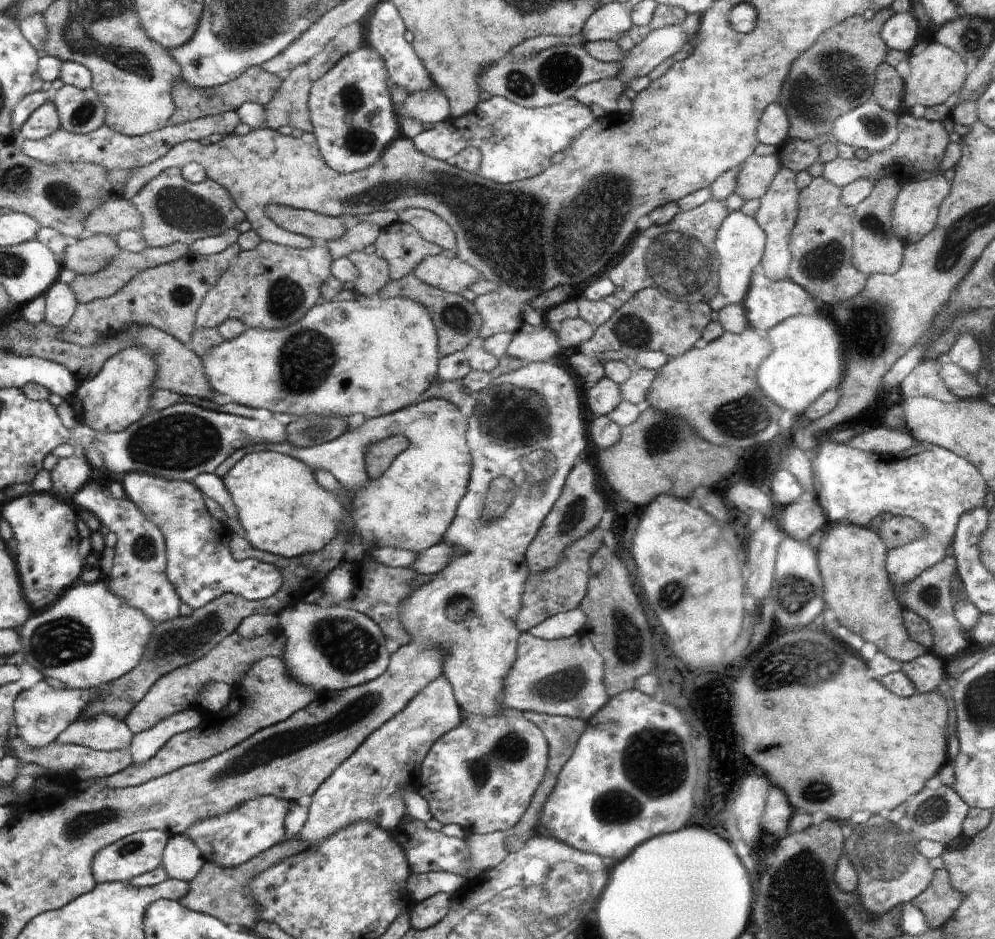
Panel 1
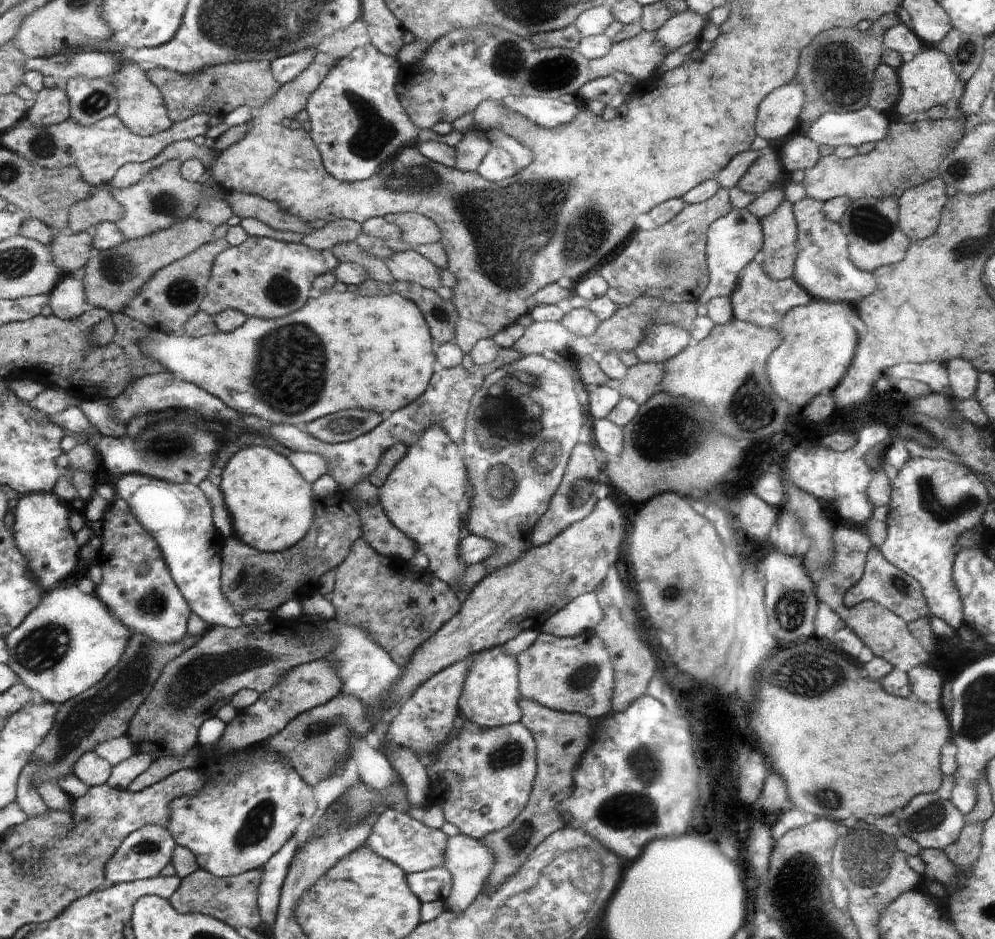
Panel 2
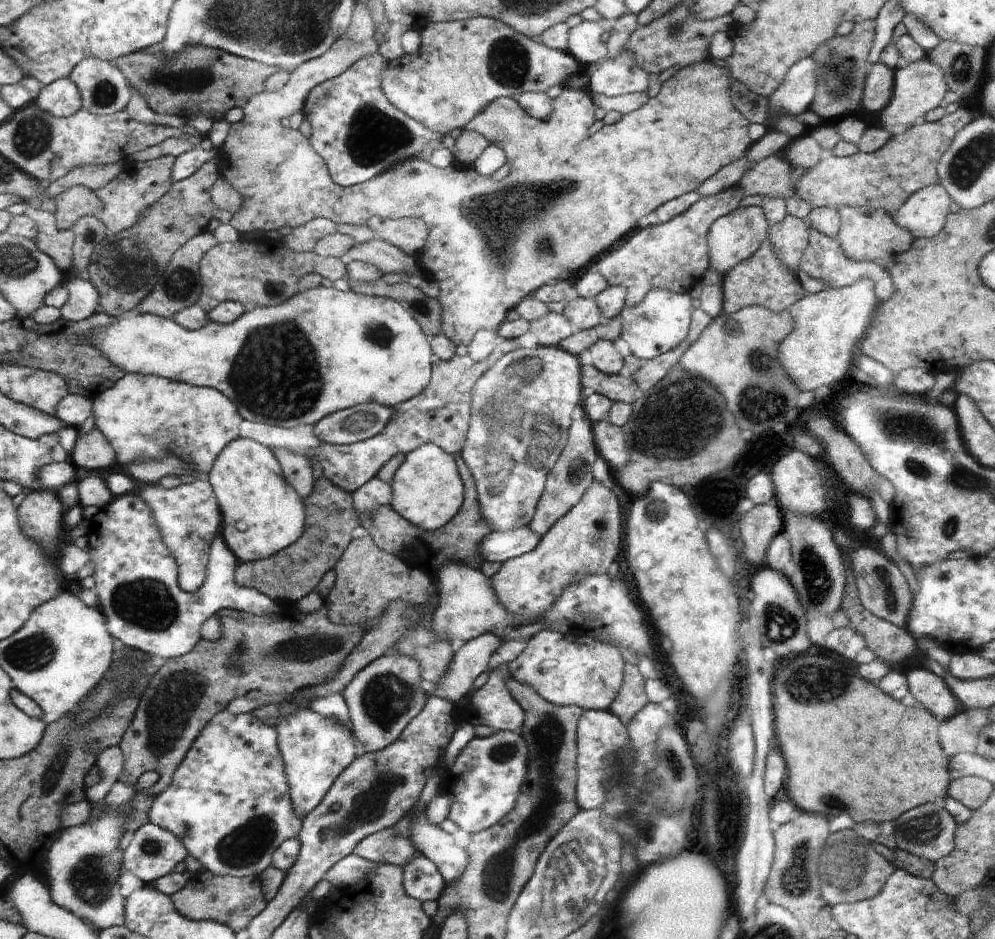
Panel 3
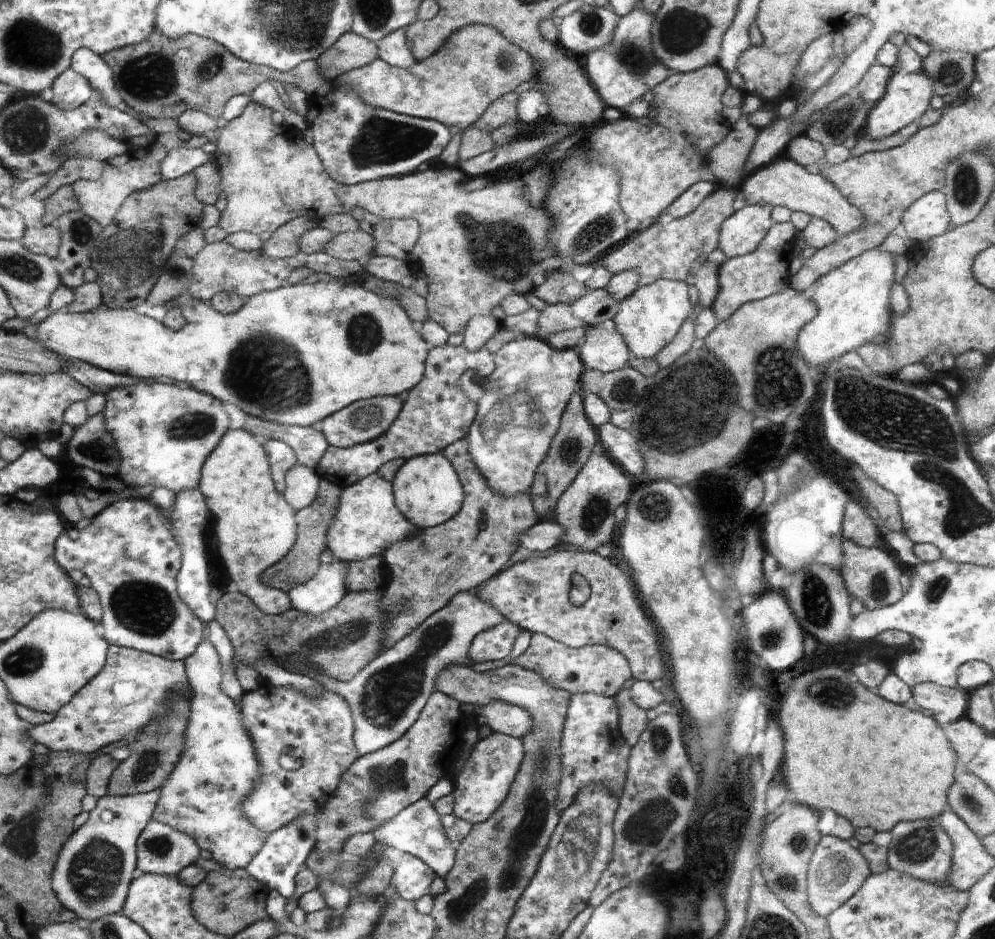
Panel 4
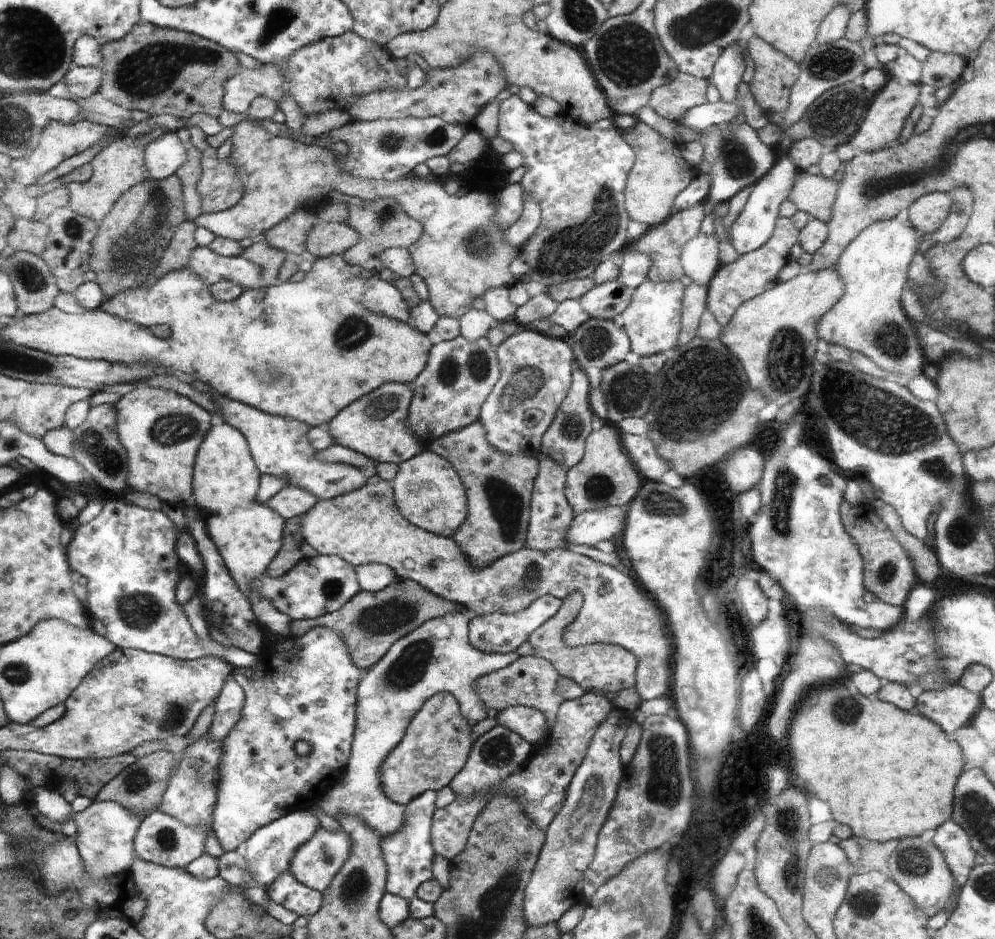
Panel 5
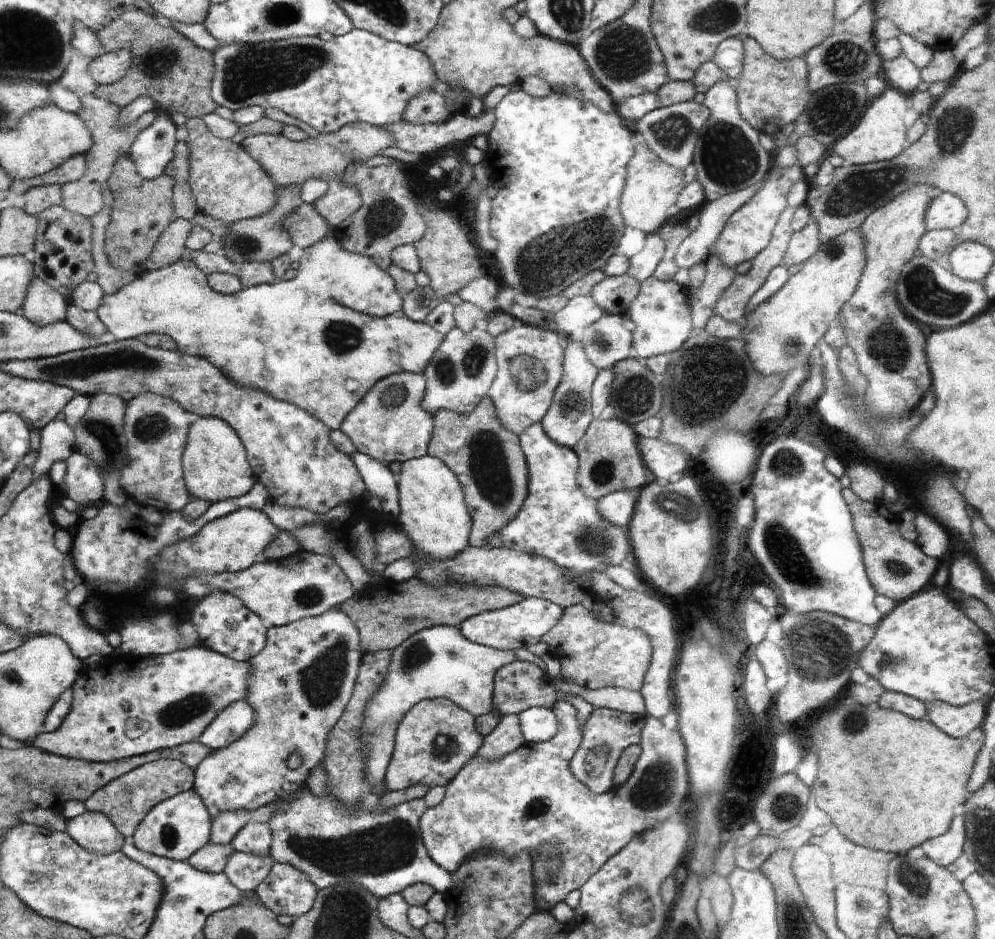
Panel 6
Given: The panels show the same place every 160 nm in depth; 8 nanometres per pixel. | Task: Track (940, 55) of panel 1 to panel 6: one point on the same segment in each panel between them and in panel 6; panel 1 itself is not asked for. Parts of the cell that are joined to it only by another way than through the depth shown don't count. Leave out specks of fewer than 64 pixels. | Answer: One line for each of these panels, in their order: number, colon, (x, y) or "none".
2: (926, 79)
3: (919, 87)
4: (907, 97)
5: (884, 120)
6: (880, 136)

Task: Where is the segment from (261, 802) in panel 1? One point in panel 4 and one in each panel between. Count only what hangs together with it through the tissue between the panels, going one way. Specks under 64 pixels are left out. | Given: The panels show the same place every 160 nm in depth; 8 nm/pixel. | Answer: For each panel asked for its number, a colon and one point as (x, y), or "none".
2: (234, 826)
3: (229, 802)
4: (202, 798)

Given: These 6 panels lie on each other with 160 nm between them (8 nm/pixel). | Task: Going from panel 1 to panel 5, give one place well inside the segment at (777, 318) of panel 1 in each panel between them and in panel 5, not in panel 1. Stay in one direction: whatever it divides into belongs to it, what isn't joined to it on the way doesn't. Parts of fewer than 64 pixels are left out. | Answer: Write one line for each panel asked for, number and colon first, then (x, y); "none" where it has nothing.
2: (758, 299)
3: (762, 279)
4: (764, 272)
5: (752, 274)

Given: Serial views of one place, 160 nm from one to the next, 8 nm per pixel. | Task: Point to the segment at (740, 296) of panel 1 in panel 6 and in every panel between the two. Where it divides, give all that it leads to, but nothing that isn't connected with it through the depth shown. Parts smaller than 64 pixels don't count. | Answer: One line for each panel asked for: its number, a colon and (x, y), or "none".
2: (733, 241)
3: (660, 322)
4: (650, 318)
5: (652, 321)
6: (661, 316)

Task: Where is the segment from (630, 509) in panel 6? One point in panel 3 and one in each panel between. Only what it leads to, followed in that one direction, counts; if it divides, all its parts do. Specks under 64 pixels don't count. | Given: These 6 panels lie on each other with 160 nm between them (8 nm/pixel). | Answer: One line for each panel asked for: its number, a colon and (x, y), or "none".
3: (500, 546)
4: (544, 535)
5: (590, 527)

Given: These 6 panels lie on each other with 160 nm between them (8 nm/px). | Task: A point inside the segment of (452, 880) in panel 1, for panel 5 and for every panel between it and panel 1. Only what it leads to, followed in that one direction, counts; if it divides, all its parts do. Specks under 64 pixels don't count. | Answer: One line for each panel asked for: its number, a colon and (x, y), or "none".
2: (434, 884)
3: (423, 880)
4: (412, 879)
5: (409, 853)

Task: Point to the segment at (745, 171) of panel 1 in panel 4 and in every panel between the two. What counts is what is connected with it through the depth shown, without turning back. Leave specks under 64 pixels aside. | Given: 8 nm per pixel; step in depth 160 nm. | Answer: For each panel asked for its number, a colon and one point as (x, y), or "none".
2: (766, 170)
3: (770, 177)
4: (784, 183)

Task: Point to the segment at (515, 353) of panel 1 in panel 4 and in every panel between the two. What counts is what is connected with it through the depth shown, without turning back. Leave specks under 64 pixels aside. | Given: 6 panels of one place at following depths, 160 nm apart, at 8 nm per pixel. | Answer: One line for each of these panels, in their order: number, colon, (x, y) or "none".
2: (541, 335)
3: (551, 329)
4: (557, 317)

